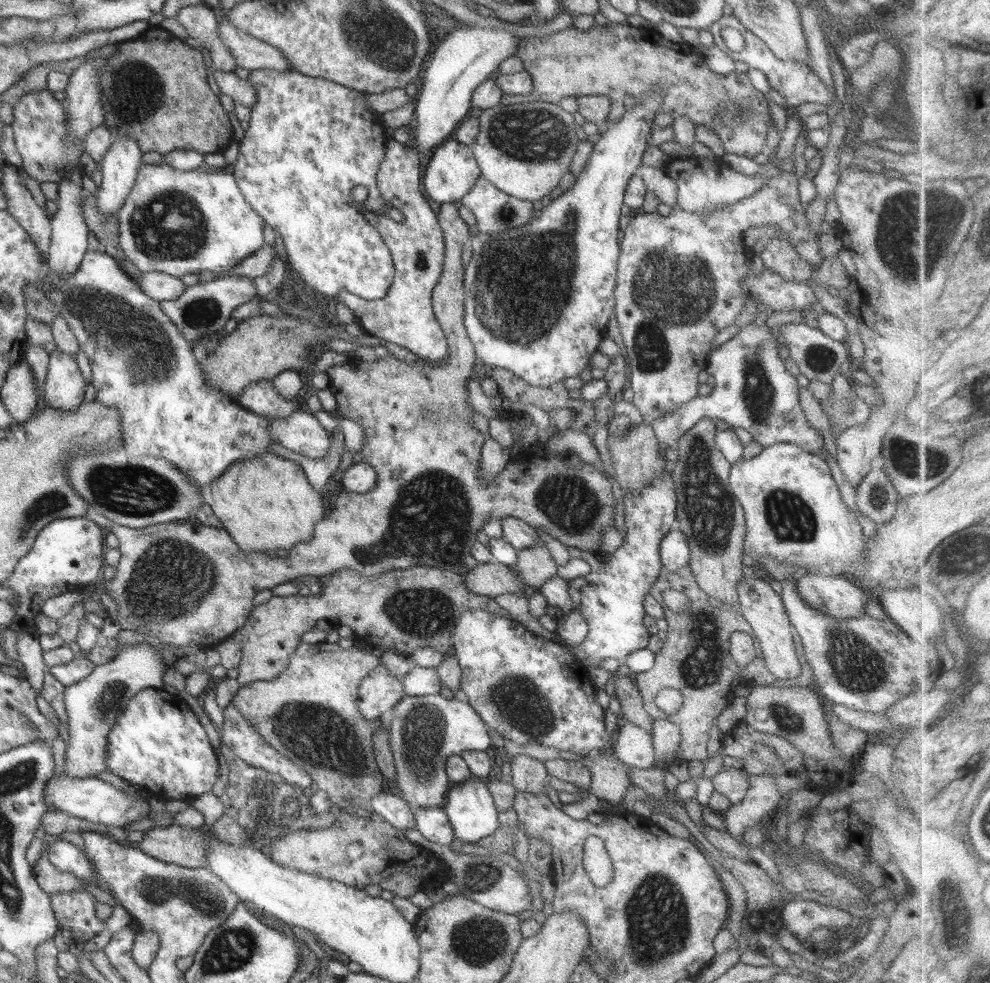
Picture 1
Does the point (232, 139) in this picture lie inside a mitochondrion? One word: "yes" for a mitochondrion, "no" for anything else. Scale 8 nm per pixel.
no

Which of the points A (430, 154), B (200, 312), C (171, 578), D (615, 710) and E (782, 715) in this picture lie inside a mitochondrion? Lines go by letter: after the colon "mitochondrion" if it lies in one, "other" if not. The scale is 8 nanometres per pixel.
A: other
B: mitochondrion
C: mitochondrion
D: other
E: mitochondrion

